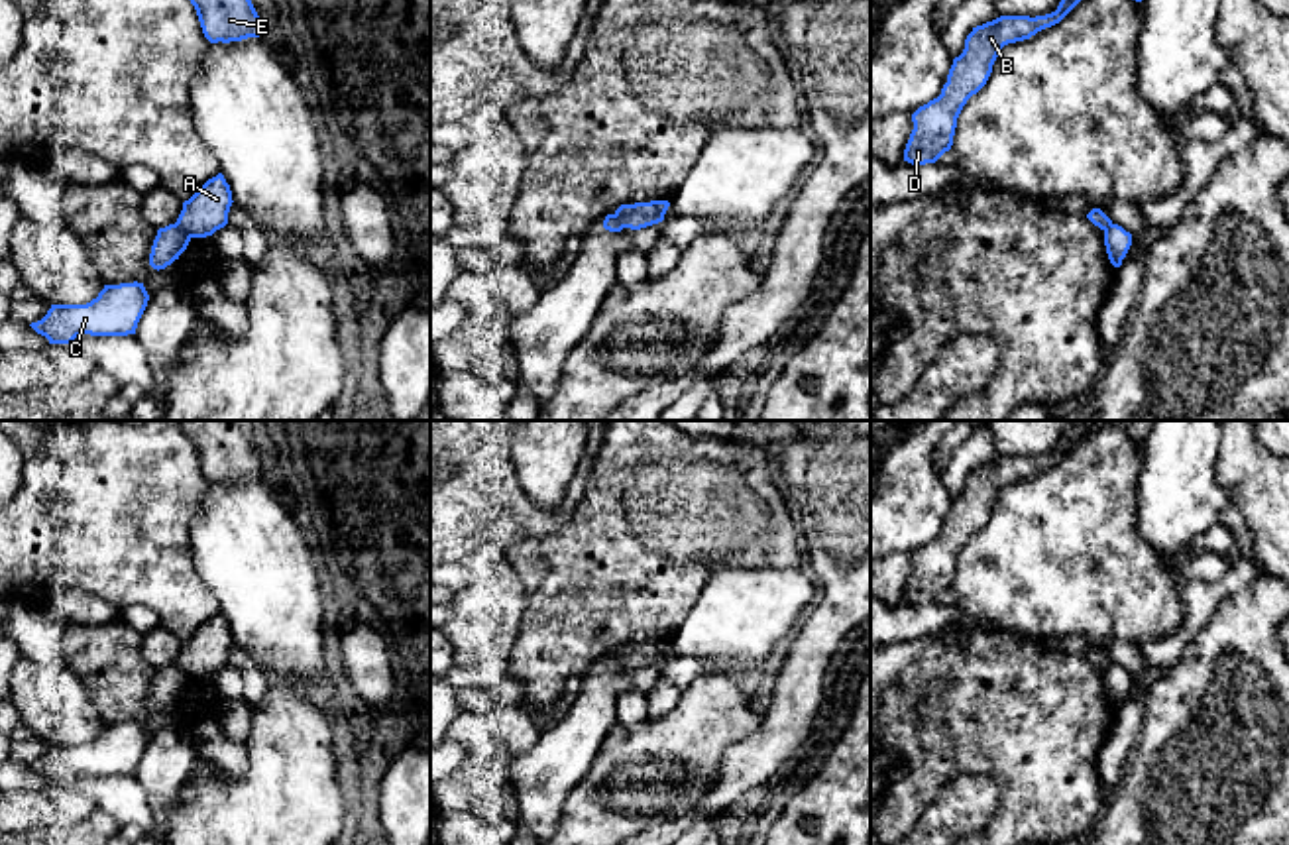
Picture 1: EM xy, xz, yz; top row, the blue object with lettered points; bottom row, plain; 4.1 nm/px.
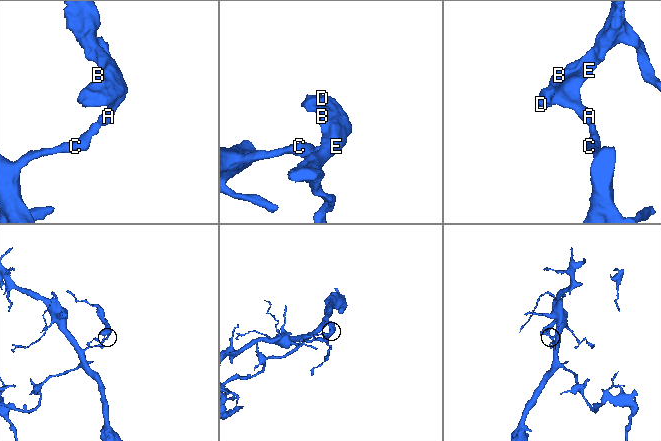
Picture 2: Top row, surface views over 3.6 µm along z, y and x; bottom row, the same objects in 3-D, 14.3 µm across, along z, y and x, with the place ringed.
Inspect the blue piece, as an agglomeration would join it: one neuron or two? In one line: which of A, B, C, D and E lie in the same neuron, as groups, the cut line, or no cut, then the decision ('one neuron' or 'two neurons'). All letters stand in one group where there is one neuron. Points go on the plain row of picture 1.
A B D E / C; cut in xy along (175, 663), (191, 676); two neurons

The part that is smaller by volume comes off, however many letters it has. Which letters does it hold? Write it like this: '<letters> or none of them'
A, B, D, E

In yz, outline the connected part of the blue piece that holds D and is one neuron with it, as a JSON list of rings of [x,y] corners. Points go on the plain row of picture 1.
[[[1071,421],[1055,452],[1045,456],[1000,456],[973,468],[965,489],[953,499],[941,535],[912,554],[914,570],[904,590],[912,605],[935,603],[953,586],[957,558],[967,540],[988,521],[998,491],[1059,464],[1098,421]]]

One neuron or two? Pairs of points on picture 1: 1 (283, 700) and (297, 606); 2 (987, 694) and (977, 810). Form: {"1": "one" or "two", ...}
{"1": "two", "2": "two"}

